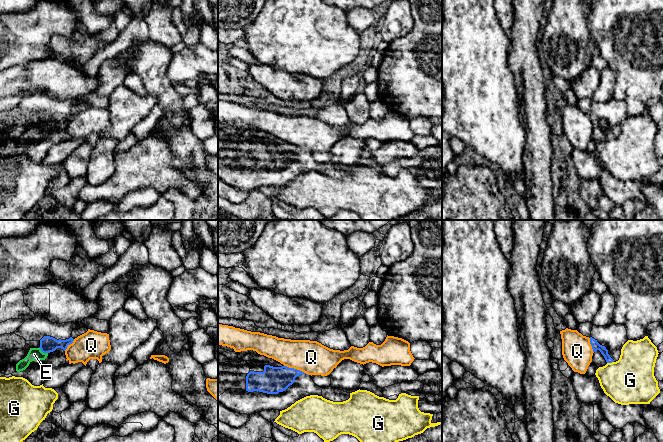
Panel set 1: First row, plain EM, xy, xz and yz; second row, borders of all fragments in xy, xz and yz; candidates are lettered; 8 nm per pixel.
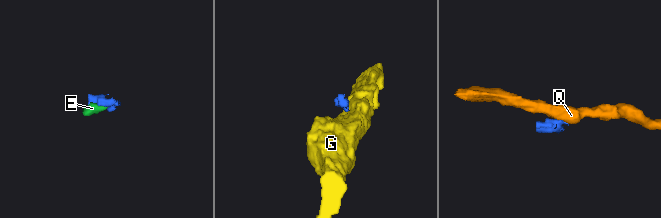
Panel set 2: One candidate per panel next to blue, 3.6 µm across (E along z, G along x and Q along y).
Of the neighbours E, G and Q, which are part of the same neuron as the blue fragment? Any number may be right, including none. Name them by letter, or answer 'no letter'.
E

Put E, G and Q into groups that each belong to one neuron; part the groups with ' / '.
E / G / Q

